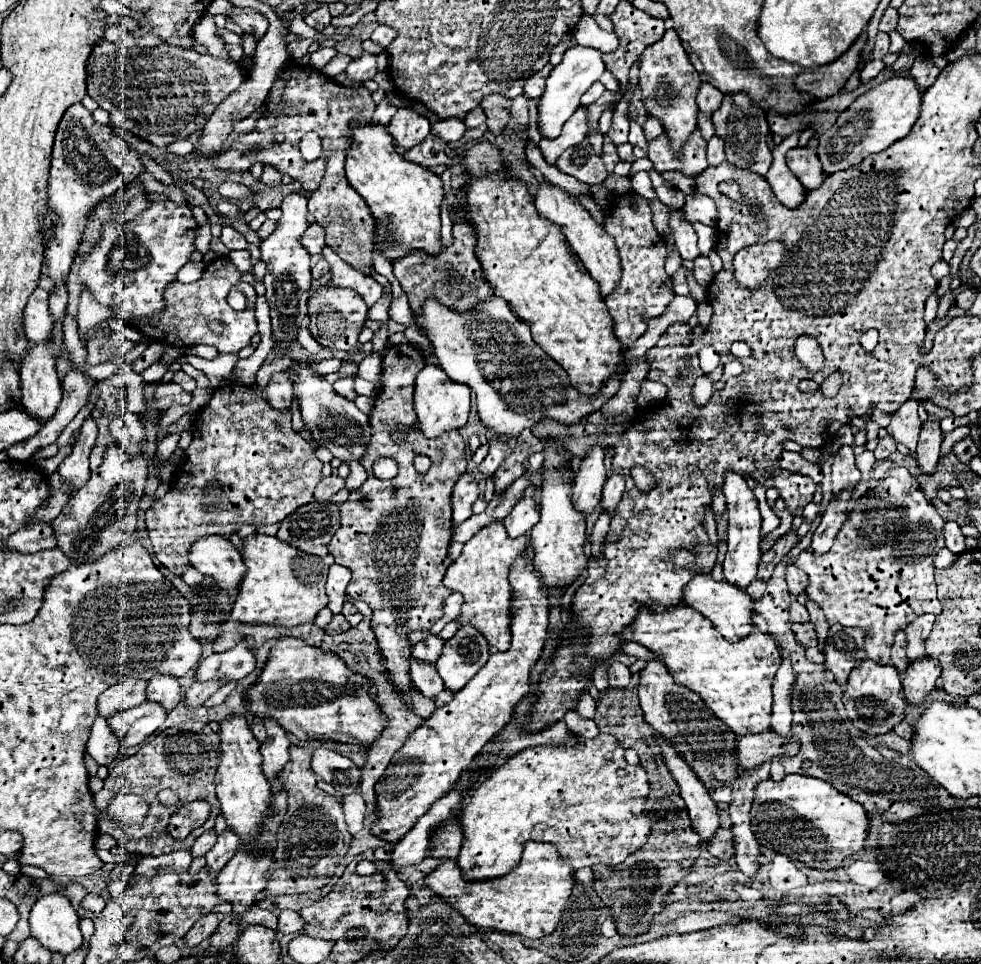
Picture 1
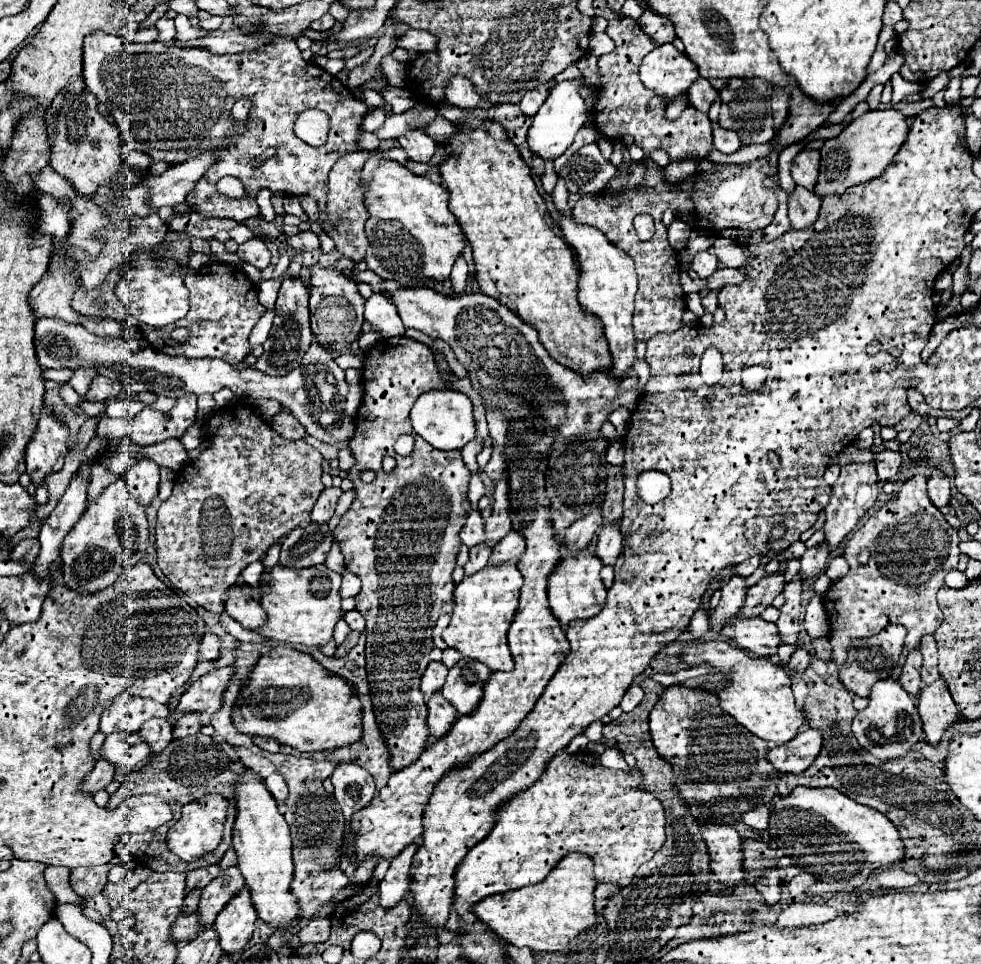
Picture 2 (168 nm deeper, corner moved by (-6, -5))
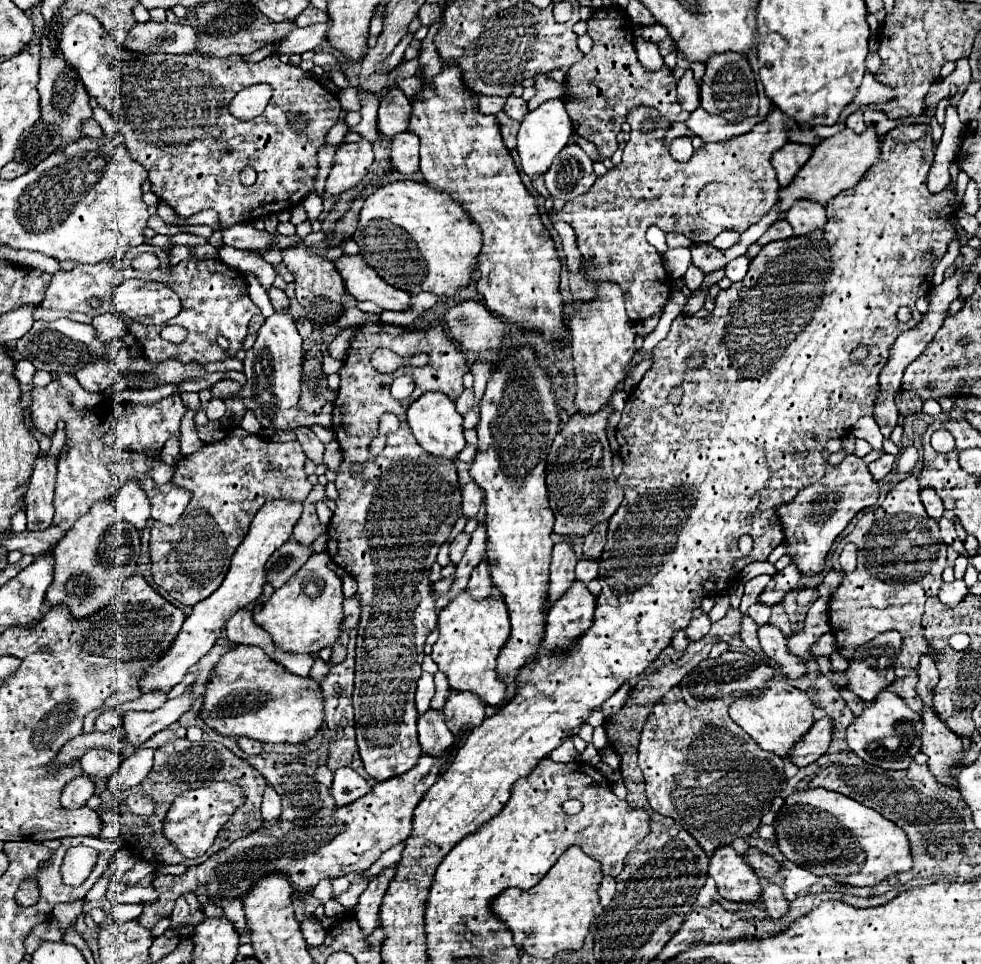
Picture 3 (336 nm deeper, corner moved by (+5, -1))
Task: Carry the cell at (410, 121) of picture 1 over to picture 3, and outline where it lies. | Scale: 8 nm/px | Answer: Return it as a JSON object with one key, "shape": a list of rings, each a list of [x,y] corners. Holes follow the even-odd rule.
{"shape":[[[397,133],[391,139],[391,163],[401,173],[419,171],[419,137],[415,133]]]}

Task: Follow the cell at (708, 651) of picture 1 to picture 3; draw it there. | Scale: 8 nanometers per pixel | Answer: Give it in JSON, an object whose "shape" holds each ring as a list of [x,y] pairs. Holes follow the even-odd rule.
{"shape":[[[775,677],[771,687],[737,695],[729,705],[729,717],[763,749],[781,757],[787,757],[793,743],[797,743],[809,731],[809,727],[813,725],[813,711],[815,703],[803,691],[789,685],[785,677]]]}

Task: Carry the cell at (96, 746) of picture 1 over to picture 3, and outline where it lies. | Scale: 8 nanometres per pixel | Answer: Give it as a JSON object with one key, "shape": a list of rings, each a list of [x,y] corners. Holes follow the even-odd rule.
{"shape":[[[79,775],[73,781],[69,781],[69,785],[65,785],[63,793],[61,793],[61,805],[63,807],[81,807],[87,803],[87,799],[95,793],[95,785],[89,777]]]}

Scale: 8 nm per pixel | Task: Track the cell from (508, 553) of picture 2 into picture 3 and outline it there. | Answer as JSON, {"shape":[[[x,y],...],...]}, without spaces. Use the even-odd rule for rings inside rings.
{"shape":[[[485,559],[483,563],[477,565],[477,569],[471,573],[469,579],[469,591],[475,599],[485,599],[491,595],[491,577],[489,577],[489,561]]]}

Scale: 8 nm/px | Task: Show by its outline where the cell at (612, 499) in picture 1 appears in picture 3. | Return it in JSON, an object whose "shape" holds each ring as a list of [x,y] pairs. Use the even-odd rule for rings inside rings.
{"shape":[[[583,557],[579,559],[577,567],[575,567],[575,577],[583,583],[589,583],[591,579],[597,577],[597,569],[599,569],[599,561],[597,559],[589,559],[589,557]]]}

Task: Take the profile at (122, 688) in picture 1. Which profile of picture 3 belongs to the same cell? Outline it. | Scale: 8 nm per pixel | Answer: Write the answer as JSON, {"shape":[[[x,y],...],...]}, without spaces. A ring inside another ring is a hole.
{"shape":[[[107,709],[103,711],[97,721],[95,721],[95,729],[101,731],[101,733],[107,733],[111,729],[115,729],[117,725],[121,725],[123,719],[121,719],[121,711],[119,709]]]}

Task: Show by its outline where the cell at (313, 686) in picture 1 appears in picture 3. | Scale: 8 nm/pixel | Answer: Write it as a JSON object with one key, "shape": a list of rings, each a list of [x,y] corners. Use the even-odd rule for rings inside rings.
{"shape":[[[235,645],[213,669],[201,717],[221,735],[241,735],[261,743],[305,743],[325,723],[325,699],[313,695],[319,693],[309,677],[287,671],[263,649]]]}

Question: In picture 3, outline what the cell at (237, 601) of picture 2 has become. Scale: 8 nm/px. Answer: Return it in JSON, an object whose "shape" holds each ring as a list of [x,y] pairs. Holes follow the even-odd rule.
{"shape":[[[241,609],[237,611],[225,625],[227,637],[235,645],[257,645],[261,647],[269,657],[273,657],[273,641],[265,629],[257,627],[253,621],[253,611],[251,609]]]}

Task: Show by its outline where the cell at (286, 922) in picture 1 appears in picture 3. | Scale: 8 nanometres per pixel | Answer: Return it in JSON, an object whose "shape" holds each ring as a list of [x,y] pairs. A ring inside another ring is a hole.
{"shape":[[[305,917],[301,921],[301,931],[303,931],[307,945],[311,945],[311,947],[321,945],[323,939],[325,939],[325,929],[323,929],[323,925],[317,917]]]}

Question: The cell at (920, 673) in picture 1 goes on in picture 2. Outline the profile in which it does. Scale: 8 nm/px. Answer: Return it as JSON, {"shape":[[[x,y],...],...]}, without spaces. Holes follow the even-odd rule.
{"shape":[[[938,679],[920,691],[918,713],[922,717],[924,733],[930,745],[938,745],[944,731],[960,721],[960,713],[944,685],[944,679]]]}

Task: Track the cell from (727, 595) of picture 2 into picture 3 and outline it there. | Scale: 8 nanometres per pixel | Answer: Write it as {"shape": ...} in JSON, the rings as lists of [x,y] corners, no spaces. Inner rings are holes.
{"shape":[[[701,613],[697,619],[691,619],[689,627],[685,629],[685,635],[689,637],[689,641],[695,641],[695,639],[703,639],[711,629],[711,621],[709,621],[709,615],[707,613]]]}

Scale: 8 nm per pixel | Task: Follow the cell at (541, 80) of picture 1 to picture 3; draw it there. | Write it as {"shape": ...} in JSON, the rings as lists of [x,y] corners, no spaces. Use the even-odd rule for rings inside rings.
{"shape":[[[509,95],[507,97],[507,103],[505,103],[505,113],[517,121],[521,121],[525,115],[527,115],[527,101],[523,101],[521,97],[515,97],[515,95]]]}

